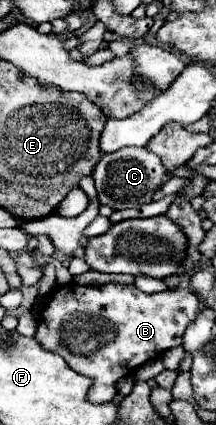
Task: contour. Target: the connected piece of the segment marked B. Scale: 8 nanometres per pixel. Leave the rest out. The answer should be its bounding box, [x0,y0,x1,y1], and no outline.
[36,285,200,403]

